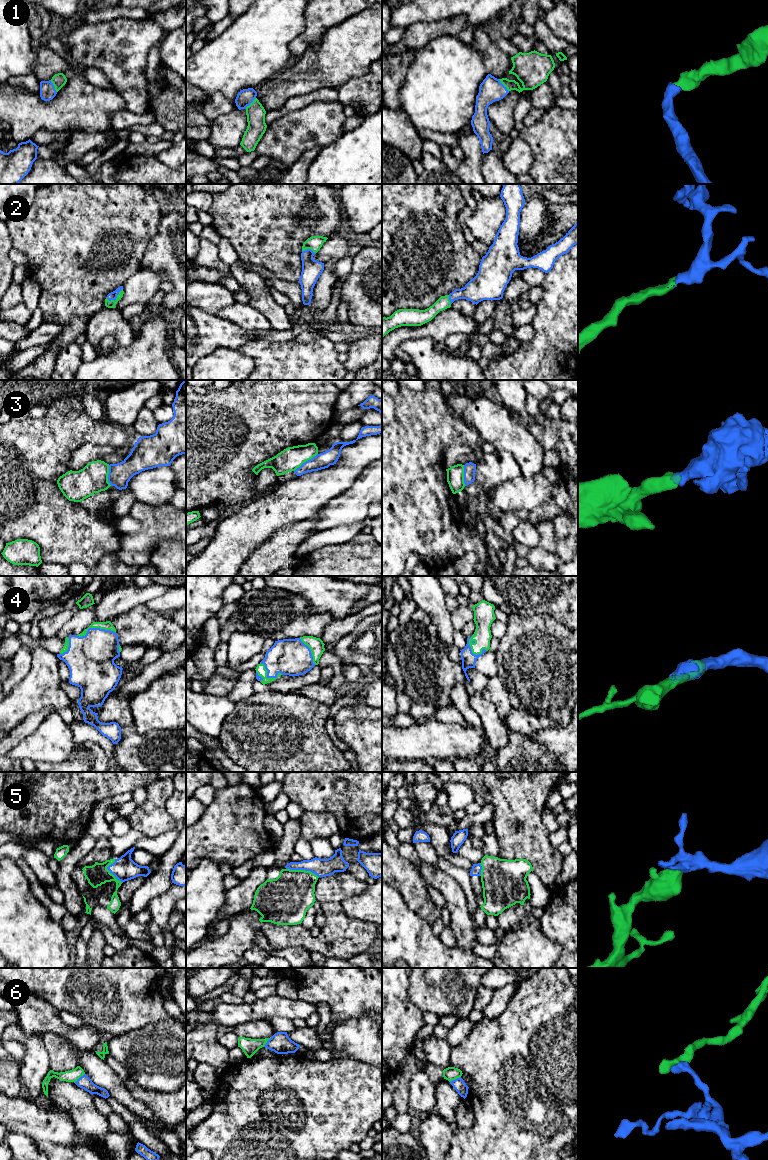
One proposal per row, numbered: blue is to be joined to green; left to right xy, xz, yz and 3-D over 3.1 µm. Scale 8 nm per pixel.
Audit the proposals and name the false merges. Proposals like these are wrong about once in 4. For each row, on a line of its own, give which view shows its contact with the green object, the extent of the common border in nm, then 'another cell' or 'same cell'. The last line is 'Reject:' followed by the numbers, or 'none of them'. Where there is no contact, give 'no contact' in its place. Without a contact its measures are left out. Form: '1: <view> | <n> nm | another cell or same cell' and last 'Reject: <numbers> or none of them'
1: xy | 120 nm | same cell
2: xy | 150 nm | same cell
3: xz | 240 nm | another cell
4: xy | 320 nm | same cell
5: xz | 280 nm | same cell
6: yz | 100 nm | another cell
Reject: 3, 6

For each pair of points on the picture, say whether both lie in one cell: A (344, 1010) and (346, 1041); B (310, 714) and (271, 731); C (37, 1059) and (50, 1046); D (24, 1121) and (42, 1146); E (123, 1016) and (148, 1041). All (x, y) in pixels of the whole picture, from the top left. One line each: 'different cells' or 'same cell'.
A: different cells
B: same cell
C: different cells
D: different cells
E: different cells

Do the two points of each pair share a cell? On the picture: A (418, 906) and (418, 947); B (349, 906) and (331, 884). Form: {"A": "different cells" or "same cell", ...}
{"A": "different cells", "B": "different cells"}

